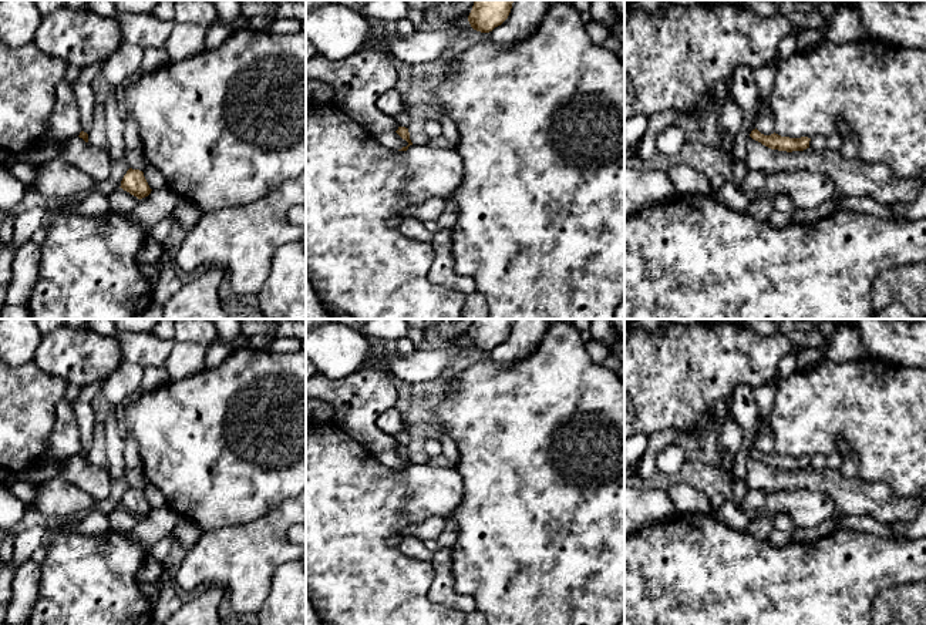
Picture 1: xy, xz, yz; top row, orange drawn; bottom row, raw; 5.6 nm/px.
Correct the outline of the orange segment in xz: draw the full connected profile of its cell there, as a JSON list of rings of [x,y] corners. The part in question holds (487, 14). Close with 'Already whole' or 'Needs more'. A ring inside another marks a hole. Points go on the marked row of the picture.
[[[475,0],[468,21],[474,30],[489,33],[508,19],[512,3],[513,0]]]. Already whole

